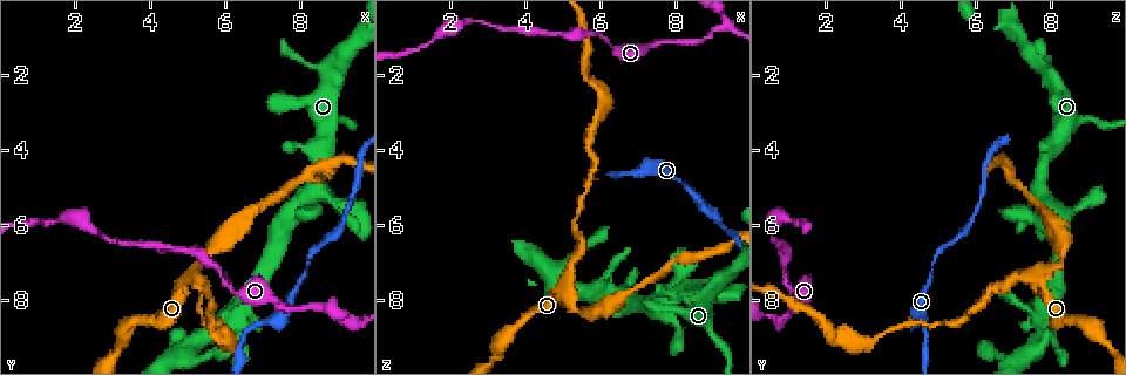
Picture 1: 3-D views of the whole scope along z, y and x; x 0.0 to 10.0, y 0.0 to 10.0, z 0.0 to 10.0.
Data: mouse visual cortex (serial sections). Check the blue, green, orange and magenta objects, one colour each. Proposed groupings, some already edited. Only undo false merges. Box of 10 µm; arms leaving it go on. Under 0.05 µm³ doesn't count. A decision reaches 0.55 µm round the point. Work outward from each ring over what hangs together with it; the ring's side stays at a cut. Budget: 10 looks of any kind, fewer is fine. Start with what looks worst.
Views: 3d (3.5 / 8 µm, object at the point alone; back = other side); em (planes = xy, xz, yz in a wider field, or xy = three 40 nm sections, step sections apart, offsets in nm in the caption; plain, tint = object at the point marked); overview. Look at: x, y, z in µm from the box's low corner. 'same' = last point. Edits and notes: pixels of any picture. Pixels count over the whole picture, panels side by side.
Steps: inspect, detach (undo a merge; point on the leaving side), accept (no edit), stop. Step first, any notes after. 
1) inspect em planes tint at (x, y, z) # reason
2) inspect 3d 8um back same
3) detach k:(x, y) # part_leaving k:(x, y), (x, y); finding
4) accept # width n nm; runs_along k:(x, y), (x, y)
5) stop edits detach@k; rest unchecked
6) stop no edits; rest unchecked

inspect 3d 8um at (9.35, 8.60, 0.75) # sharp bend

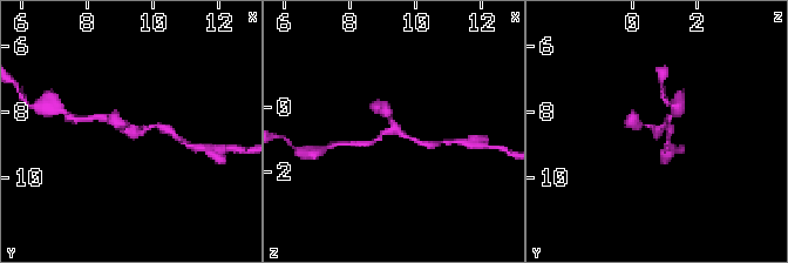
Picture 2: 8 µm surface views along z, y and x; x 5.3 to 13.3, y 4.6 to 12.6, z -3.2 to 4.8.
inspect em xy step 3 tint same

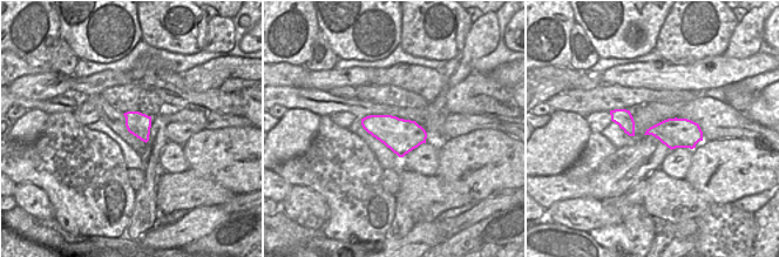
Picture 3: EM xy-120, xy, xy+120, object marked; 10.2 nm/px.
accept # runs_along 2:(366, 143), (394, 129), (378, 107); one cell here

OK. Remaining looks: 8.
inspect 3d 3.5um back at (4.95, 7.40, 7.70) # arms part here

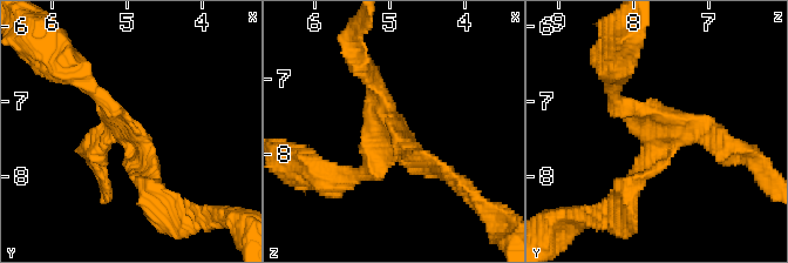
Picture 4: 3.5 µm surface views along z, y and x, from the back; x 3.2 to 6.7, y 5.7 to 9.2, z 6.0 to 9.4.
inspect em xy step 1 tint at (5.00, 7.40, 7.65) # arms 3; arm_widths 200, 200, 250 nm; now the EM

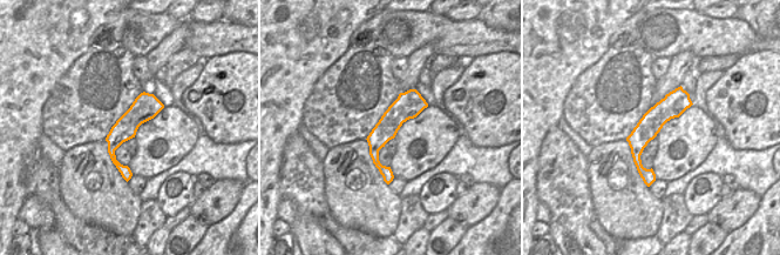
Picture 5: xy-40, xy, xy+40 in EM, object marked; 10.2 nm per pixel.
accept # runs_along 4:(158, 194), (144, 147), (94, 93); one cell here

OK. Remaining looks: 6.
inspect 3d 8um at (8.10, 7.05, 4.90) # narrows sharply

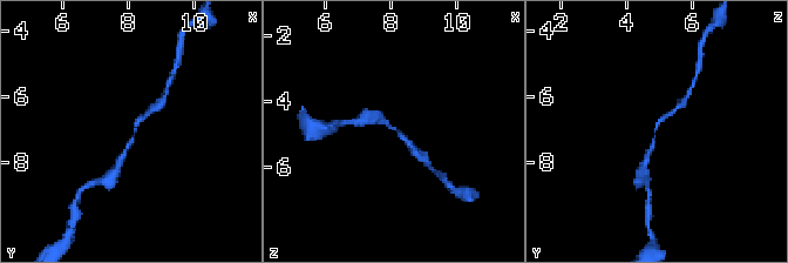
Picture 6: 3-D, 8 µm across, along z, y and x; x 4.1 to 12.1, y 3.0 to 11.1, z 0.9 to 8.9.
inspect em xy step 1 tint same # need the tissue

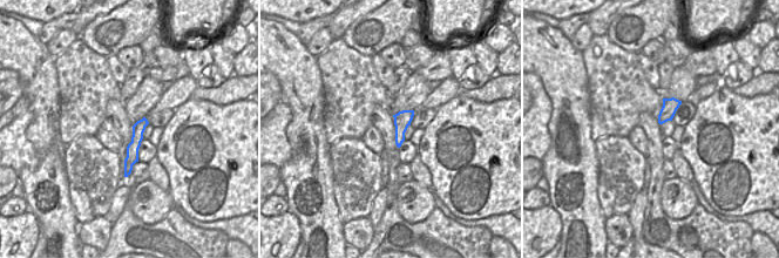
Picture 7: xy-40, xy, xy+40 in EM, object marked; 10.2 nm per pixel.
accept # arm_widths 150, 200 nm; runs_along 6:(120, 161), (137, 121), (149, 110); all the same cell

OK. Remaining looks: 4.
inspect 3d 3.5um at (5.85, 7.30, 0.90) # a narrow waist

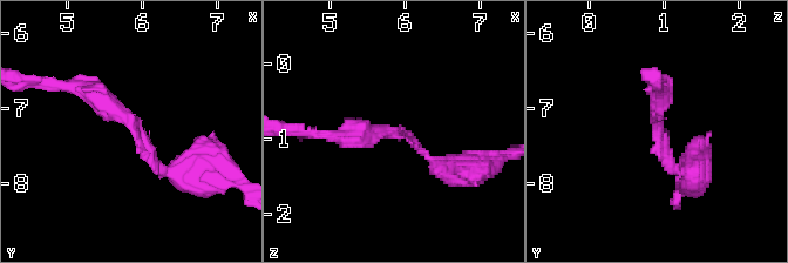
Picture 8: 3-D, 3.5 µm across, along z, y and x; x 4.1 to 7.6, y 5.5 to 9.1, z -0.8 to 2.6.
inspect em xy step 1 tint at (5.95, 7.35, 0.95) # shape alone is not enough

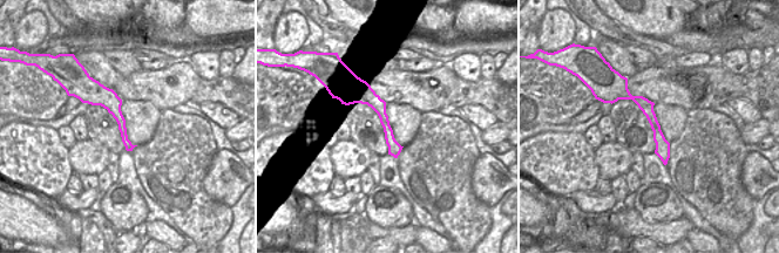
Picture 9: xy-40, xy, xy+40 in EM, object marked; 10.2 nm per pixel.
accept # all the same cell

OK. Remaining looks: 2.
stop no edits; rest unchecked

